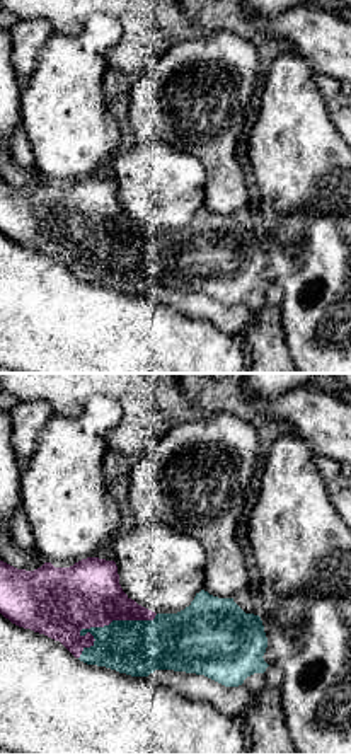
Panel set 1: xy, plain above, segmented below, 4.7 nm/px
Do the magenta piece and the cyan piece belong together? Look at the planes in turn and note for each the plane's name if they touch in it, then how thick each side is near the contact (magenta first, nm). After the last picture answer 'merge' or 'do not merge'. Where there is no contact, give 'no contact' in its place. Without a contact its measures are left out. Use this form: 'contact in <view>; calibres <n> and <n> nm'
contact in xy; calibres 320 and 260 nm

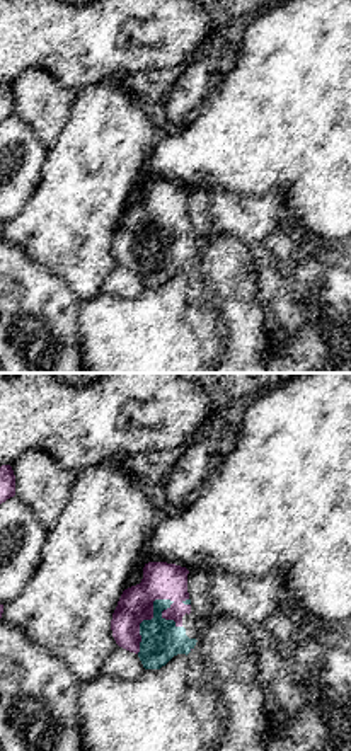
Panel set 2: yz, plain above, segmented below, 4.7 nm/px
contact in yz; calibres 180 and 190 nm

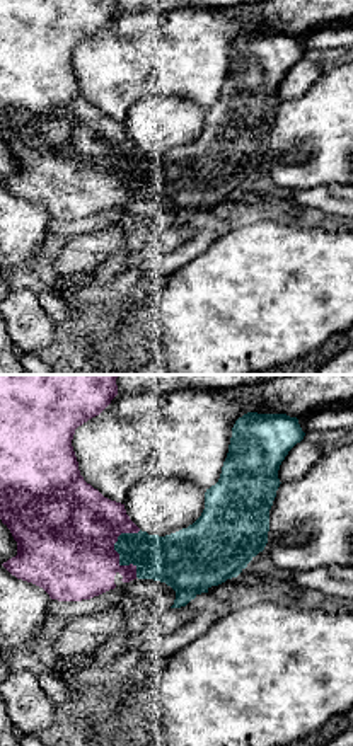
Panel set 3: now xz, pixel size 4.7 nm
contact in xz; calibres 440 and 240 nm

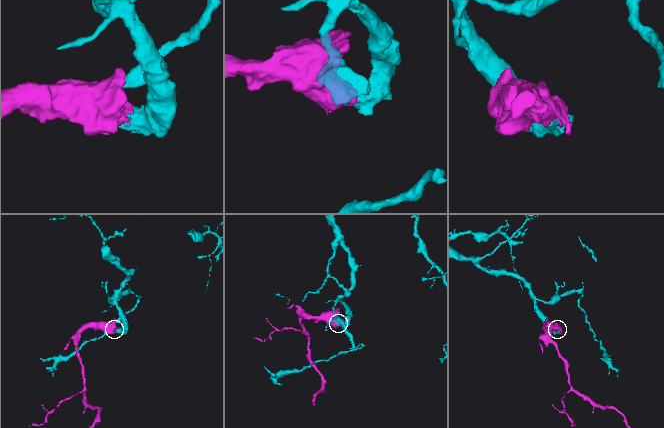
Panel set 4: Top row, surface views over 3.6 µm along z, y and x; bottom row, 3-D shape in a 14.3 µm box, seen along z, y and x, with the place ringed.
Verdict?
merge

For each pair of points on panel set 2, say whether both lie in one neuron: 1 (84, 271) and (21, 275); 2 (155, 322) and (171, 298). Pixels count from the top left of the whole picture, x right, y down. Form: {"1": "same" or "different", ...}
{"1": "different", "2": "same"}

